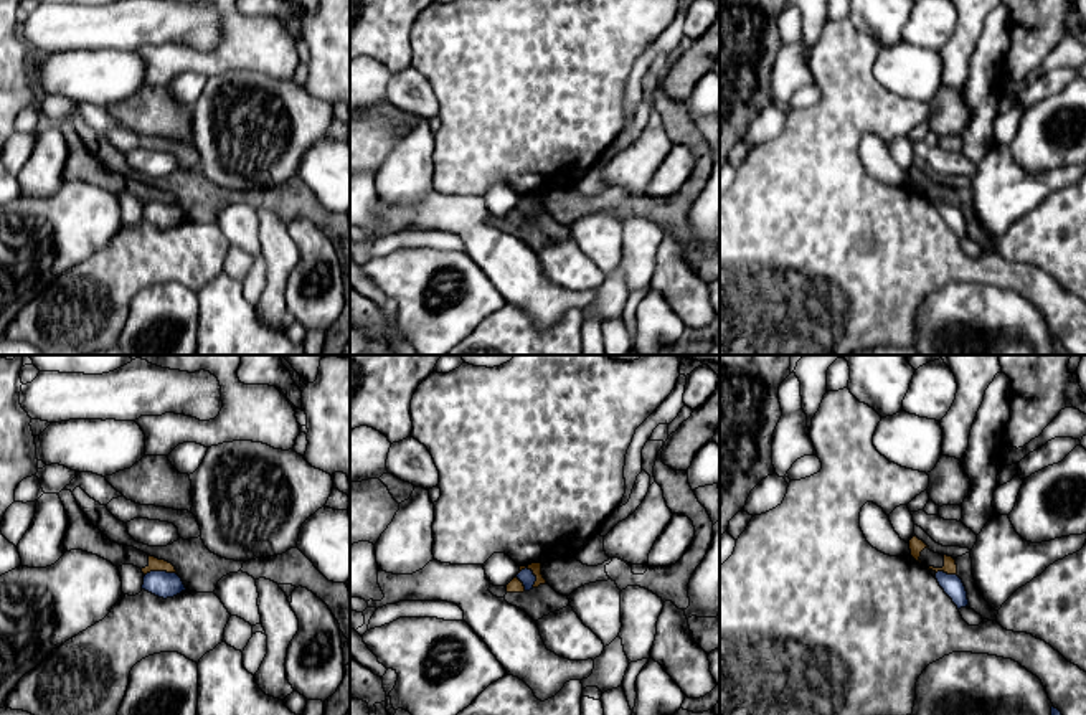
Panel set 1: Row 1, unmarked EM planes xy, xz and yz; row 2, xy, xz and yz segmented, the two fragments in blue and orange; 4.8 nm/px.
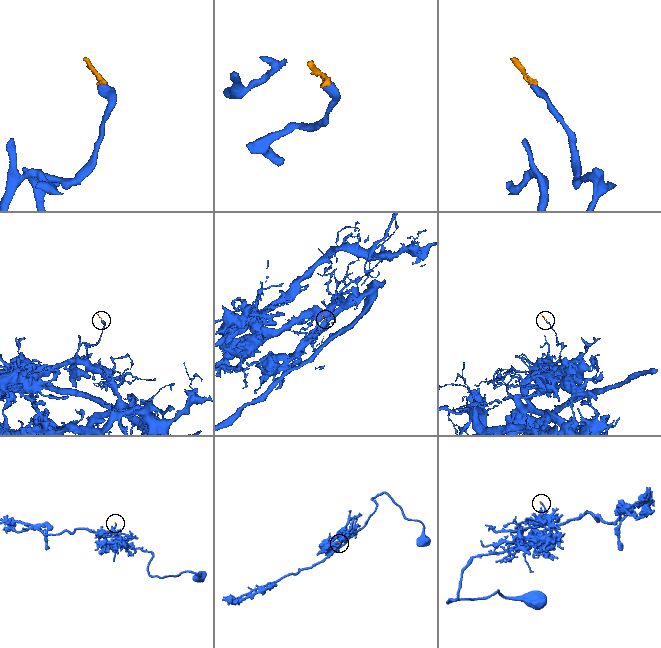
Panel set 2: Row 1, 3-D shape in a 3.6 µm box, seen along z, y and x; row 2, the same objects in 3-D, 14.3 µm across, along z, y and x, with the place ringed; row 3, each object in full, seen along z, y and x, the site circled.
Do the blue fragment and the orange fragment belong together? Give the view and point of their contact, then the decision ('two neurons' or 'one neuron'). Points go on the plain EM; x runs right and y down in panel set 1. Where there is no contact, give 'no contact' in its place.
contact xy (160, 202); two neurons

